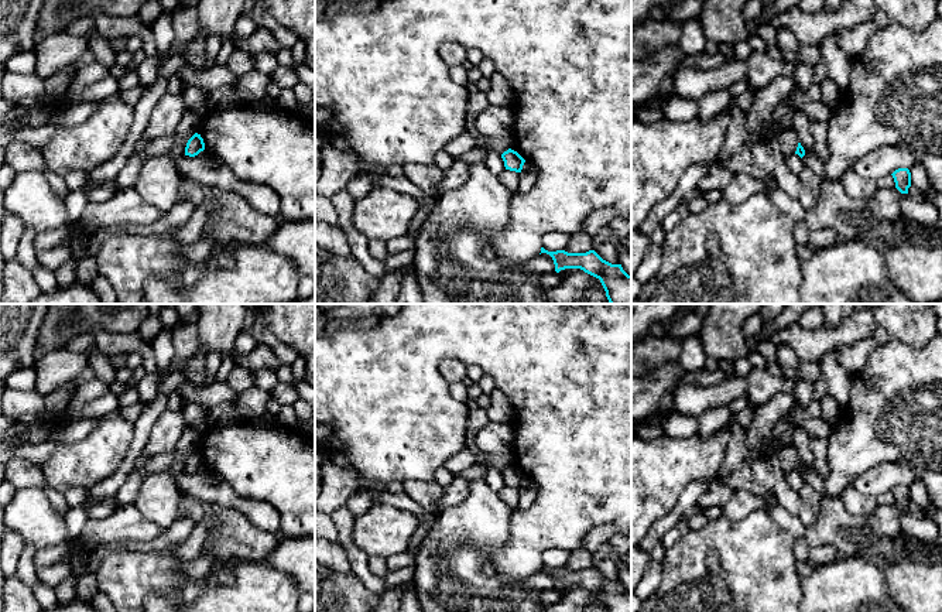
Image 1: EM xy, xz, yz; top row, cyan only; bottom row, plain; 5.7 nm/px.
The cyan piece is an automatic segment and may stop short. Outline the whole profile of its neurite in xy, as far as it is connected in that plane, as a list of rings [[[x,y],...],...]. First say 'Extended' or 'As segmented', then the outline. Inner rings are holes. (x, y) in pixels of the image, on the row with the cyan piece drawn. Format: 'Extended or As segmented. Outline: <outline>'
As segmented. Outline: [[[195,133],[186,143],[185,155],[195,157],[205,150],[205,143],[201,134]]]

